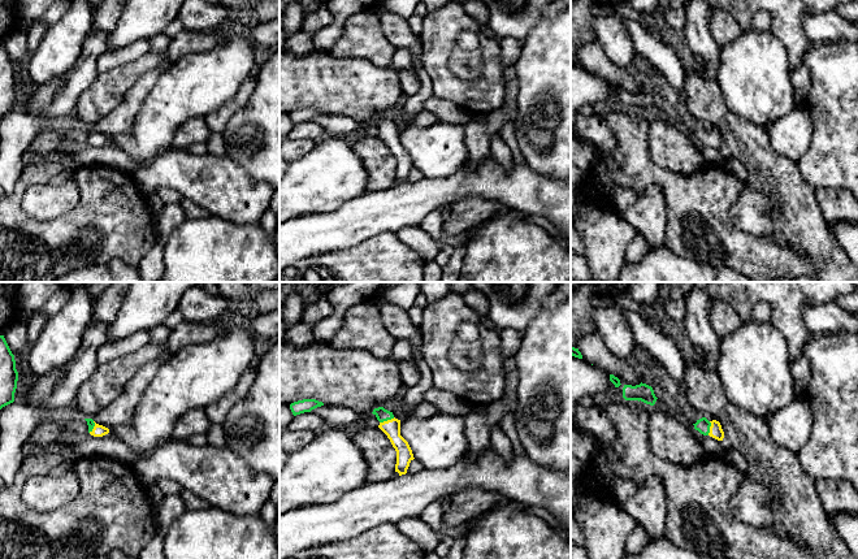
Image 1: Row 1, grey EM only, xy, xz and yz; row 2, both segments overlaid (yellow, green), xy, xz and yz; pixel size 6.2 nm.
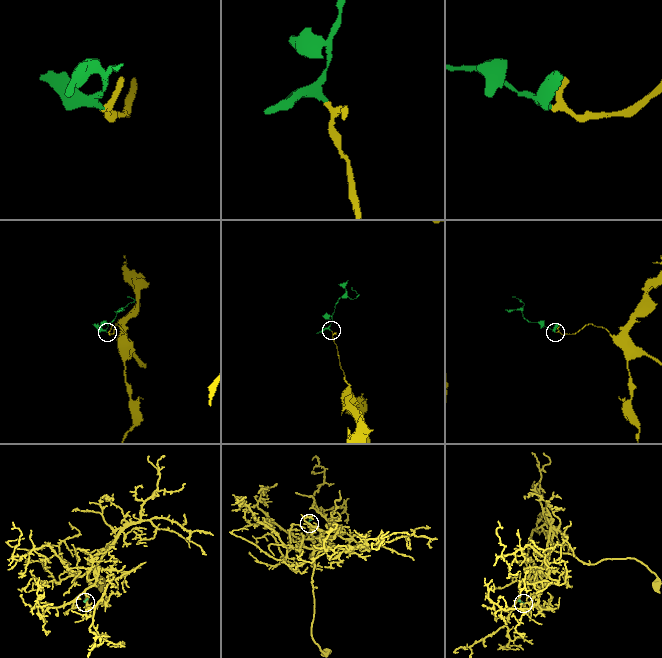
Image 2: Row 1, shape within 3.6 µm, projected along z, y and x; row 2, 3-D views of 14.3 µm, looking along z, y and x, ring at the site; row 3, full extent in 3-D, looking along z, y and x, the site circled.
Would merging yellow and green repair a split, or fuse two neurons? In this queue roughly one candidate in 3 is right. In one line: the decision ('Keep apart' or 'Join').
Join

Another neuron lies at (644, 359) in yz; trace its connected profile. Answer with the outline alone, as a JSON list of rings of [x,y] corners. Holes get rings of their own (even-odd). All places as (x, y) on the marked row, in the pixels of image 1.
[[[636,344],[632,352],[632,356],[636,359],[638,364],[638,369],[644,369],[646,367],[659,364],[646,348]]]

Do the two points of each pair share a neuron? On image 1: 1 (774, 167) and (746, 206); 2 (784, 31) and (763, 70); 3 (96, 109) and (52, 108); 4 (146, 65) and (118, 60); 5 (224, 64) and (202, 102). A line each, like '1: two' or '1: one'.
1: one
2: two
3: two
4: two
5: one

